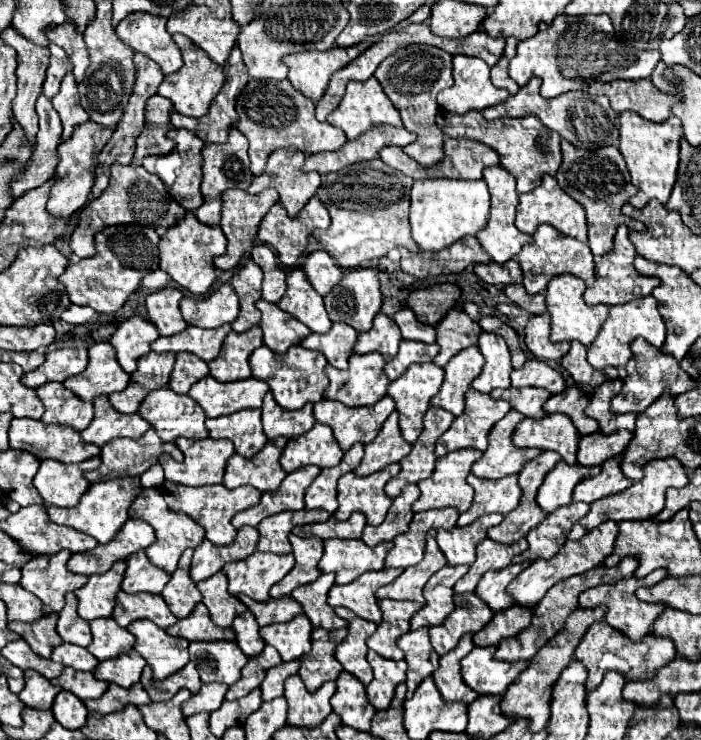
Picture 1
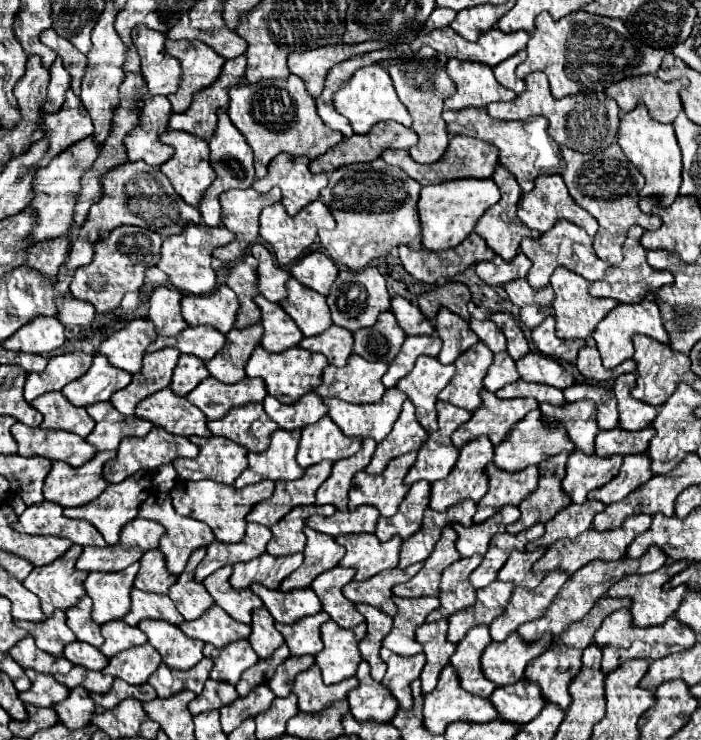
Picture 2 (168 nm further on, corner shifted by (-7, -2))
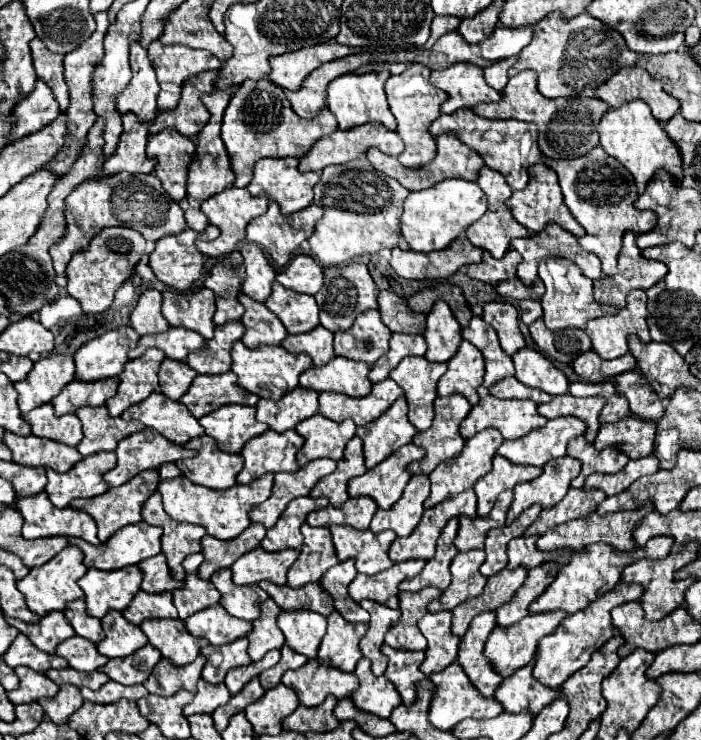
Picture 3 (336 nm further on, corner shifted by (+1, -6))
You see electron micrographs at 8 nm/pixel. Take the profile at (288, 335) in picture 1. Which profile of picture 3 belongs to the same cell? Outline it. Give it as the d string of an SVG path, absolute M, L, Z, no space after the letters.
M240 293L238 299L246 309L242 315L242 323L246 325L242 343L246 343L246 347L250 349L264 345L282 345L282 339L288 337L284 323L280 323L280 319L276 319L276 315L272 315L264 303L258 303L244 293Z

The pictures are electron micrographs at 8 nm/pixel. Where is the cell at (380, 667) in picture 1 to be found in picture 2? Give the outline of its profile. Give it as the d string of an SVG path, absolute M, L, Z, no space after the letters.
M382 647L380 655L382 655L384 663L388 665L388 671L386 671L382 683L392 691L392 695L398 699L402 709L412 707L410 683L420 677L420 671L422 671L422 667L426 663L424 653L404 657L404 655L396 655L390 649Z

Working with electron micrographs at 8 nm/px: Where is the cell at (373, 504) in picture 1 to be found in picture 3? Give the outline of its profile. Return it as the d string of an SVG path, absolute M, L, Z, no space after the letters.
M412 443L400 447L396 453L392 453L388 459L378 463L374 469L366 471L360 477L354 477L348 483L348 495L352 499L362 495L370 497L376 501L378 509L392 507L400 499L404 487L410 481L410 473L406 471L406 465L422 457L424 451Z

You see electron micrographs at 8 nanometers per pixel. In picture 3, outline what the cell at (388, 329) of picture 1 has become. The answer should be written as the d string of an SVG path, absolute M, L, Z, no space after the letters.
M370 309L358 315L348 331L340 331L334 335L336 355L374 365L388 353L390 337L392 331L388 331L388 327L382 323L380 313L376 309Z

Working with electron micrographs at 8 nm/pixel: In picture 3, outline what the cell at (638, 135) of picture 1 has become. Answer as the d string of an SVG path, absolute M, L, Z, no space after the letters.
M642 101L624 103L620 109L608 109L608 113L600 119L600 145L612 157L616 157L632 175L638 187L638 193L644 193L648 181L656 175L656 171L666 171L672 175L676 185L682 179L682 161L676 145L670 141L662 125L652 117L650 109Z

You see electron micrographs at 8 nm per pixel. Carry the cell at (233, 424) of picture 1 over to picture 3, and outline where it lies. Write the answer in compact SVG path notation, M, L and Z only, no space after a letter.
M224 405L218 411L212 411L210 415L202 417L200 425L204 427L206 435L210 435L212 439L216 439L218 447L224 453L240 453L244 449L244 445L252 437L258 437L258 435L262 435L268 429L266 423L260 423L256 419L256 409L254 407L246 407L246 405Z

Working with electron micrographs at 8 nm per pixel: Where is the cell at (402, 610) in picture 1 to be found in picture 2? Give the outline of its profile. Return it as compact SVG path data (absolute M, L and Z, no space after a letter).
M396 597L398 613L394 617L394 627L382 645L398 655L416 655L422 651L422 645L416 641L416 627L426 621L426 615L440 607L438 597Z

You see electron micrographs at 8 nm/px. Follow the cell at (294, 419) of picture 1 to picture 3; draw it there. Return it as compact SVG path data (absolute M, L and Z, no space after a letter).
M296 387L296 391L284 395L280 401L260 399L256 405L256 419L266 423L270 429L282 433L294 429L296 423L316 415L318 411L318 393L312 389Z

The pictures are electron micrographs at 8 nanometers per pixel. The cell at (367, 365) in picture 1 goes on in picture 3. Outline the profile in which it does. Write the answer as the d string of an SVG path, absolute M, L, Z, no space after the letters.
M334 357L322 367L312 367L300 375L300 387L314 389L318 393L332 391L348 397L364 397L372 391L368 379L370 365L356 363L344 357Z

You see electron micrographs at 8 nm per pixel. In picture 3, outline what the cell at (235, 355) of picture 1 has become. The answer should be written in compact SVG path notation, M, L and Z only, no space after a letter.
M232 321L222 327L216 327L214 337L208 341L208 347L204 351L188 355L186 363L206 375L218 375L218 373L228 373L232 365L232 345L244 337L244 323Z

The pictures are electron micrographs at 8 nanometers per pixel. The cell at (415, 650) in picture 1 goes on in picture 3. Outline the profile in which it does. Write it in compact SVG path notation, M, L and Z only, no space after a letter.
M440 611L440 613L426 613L418 621L418 629L428 641L426 659L420 667L420 671L426 677L444 671L444 667L456 661L460 637L450 633L450 619L452 619L450 611Z

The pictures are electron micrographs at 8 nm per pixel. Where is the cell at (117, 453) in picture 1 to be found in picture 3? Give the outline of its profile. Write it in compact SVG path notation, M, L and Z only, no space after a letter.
M142 429L128 435L116 447L118 463L114 469L104 473L104 481L110 487L118 487L146 469L158 469L164 463L174 463L178 459L192 457L194 453L182 445L174 445L154 429Z

